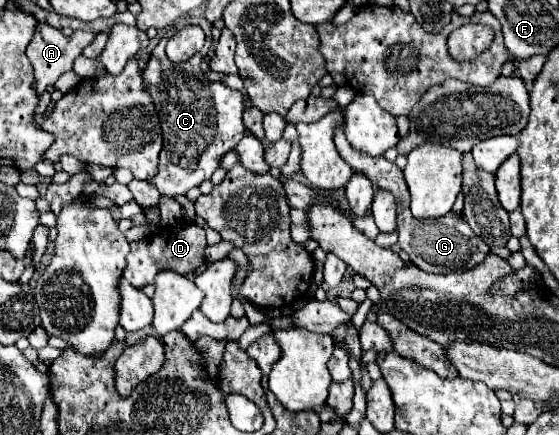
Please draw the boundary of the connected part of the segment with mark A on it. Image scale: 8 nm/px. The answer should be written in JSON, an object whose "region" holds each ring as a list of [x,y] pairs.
{"region":[[[40,22],[32,42],[28,44],[28,58],[34,68],[36,78],[36,92],[46,92],[58,76],[72,70],[74,60],[82,54],[82,50],[94,40],[96,34],[76,30],[70,38],[66,38],[60,30]]]}

